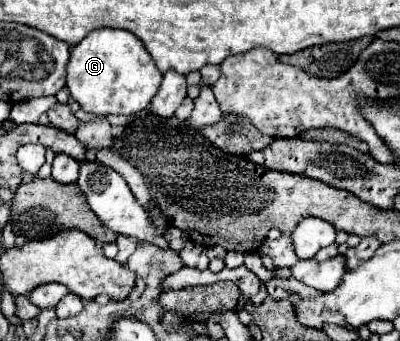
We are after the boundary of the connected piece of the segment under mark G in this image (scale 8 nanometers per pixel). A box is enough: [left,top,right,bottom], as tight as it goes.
[66,28,162,114]

